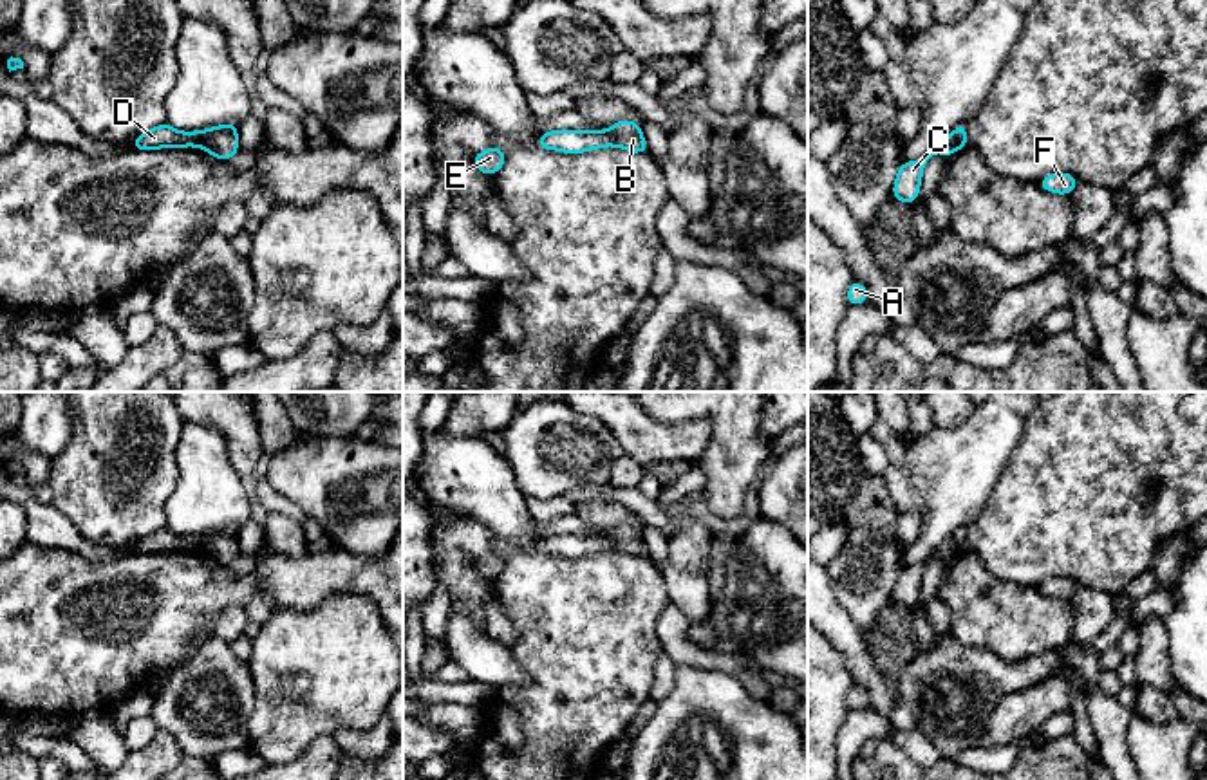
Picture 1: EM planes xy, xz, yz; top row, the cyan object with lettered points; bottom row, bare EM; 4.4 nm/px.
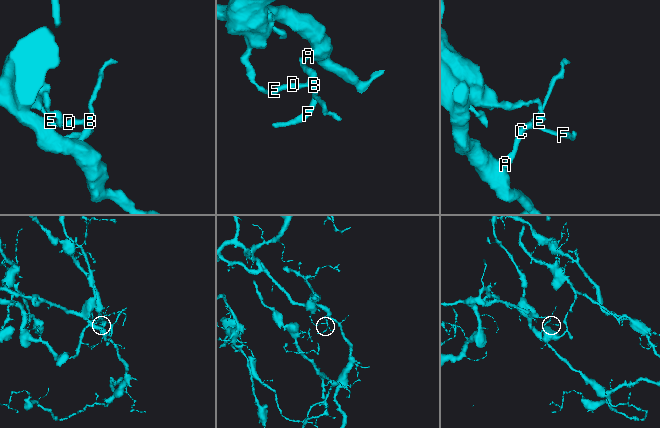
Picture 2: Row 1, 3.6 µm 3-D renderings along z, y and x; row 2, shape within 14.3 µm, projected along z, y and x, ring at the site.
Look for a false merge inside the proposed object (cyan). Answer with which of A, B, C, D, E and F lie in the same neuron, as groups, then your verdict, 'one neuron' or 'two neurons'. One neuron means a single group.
groups A B C F / D E; two neurons

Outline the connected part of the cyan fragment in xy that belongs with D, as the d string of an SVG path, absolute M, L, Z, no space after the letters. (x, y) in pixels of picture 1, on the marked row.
M163 123L143 135L130 139L134 143L132 150L154 150L154 148L182 148L182 146L201 146L204 137L217 128L237 130L239 123L226 123L224 126L213 126L197 132L179 132L168 123Z

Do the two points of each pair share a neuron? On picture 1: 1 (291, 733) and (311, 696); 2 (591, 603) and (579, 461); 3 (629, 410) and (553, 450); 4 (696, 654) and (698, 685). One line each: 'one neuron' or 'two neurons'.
1: one neuron
2: two neurons
3: two neurons
4: two neurons

